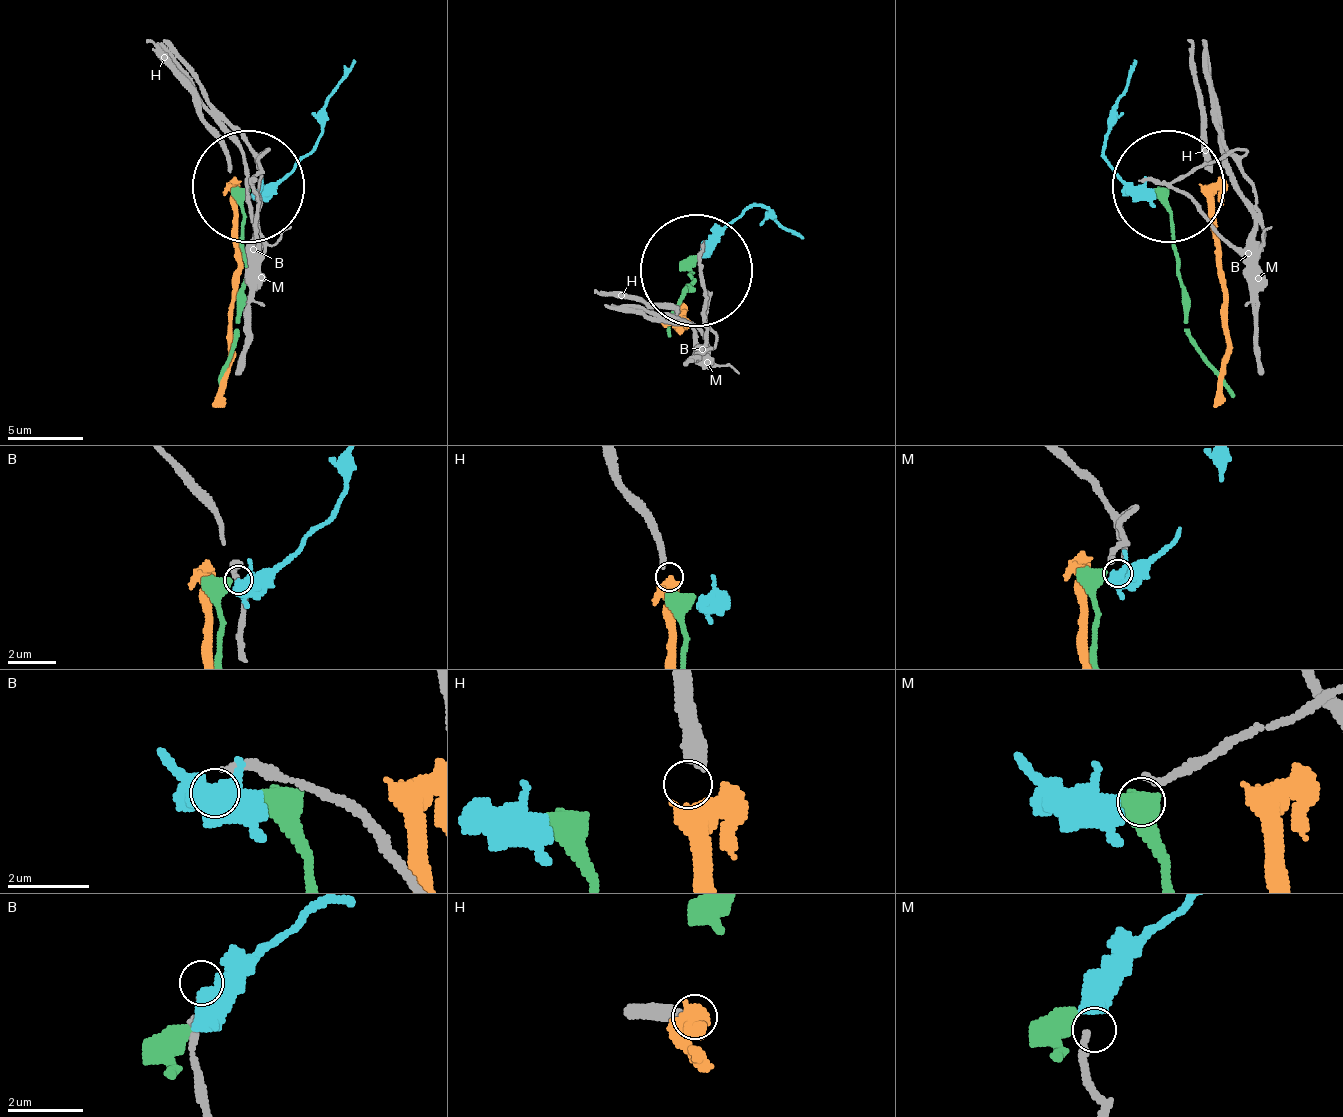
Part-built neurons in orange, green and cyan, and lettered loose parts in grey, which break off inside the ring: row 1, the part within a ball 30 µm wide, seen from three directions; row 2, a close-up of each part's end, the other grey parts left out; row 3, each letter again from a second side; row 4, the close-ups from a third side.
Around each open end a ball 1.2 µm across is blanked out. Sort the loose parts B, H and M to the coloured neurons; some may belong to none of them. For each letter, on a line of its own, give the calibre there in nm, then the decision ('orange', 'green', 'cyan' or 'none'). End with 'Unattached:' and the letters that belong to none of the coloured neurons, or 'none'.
B: 240 nm | none
H: 340 nm | orange
M: 200 nm | cyan
Unattached: B

